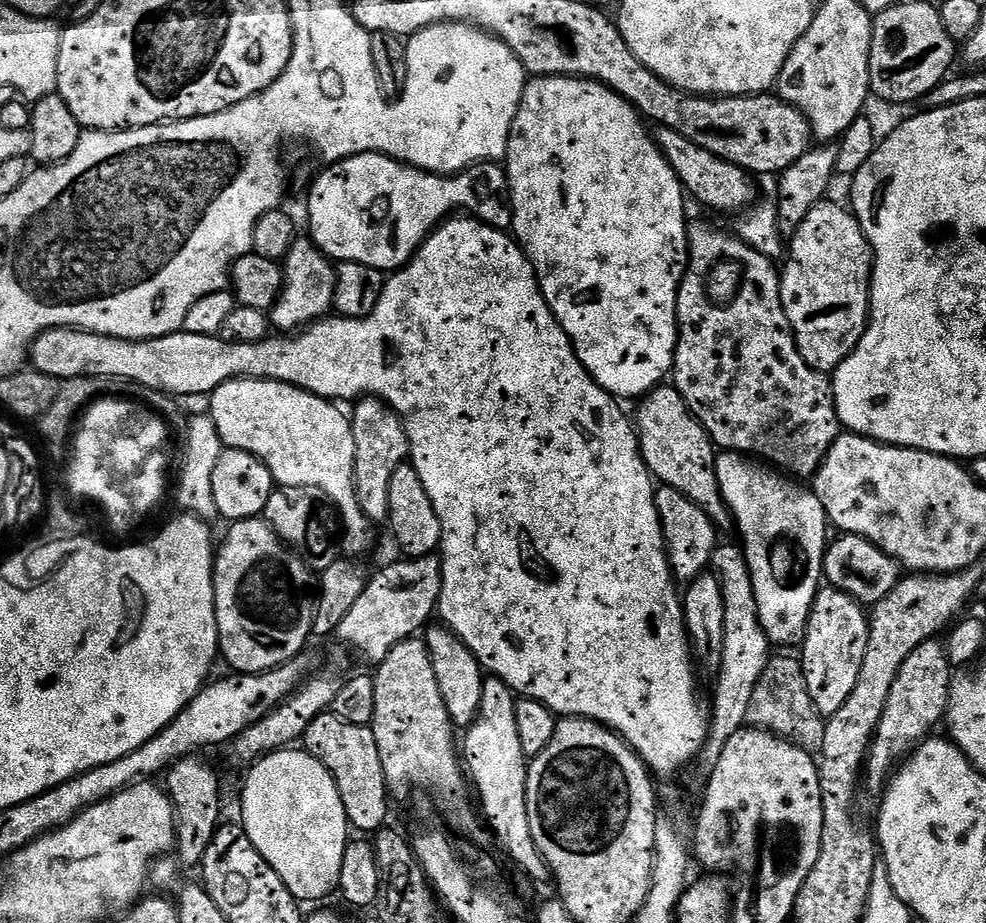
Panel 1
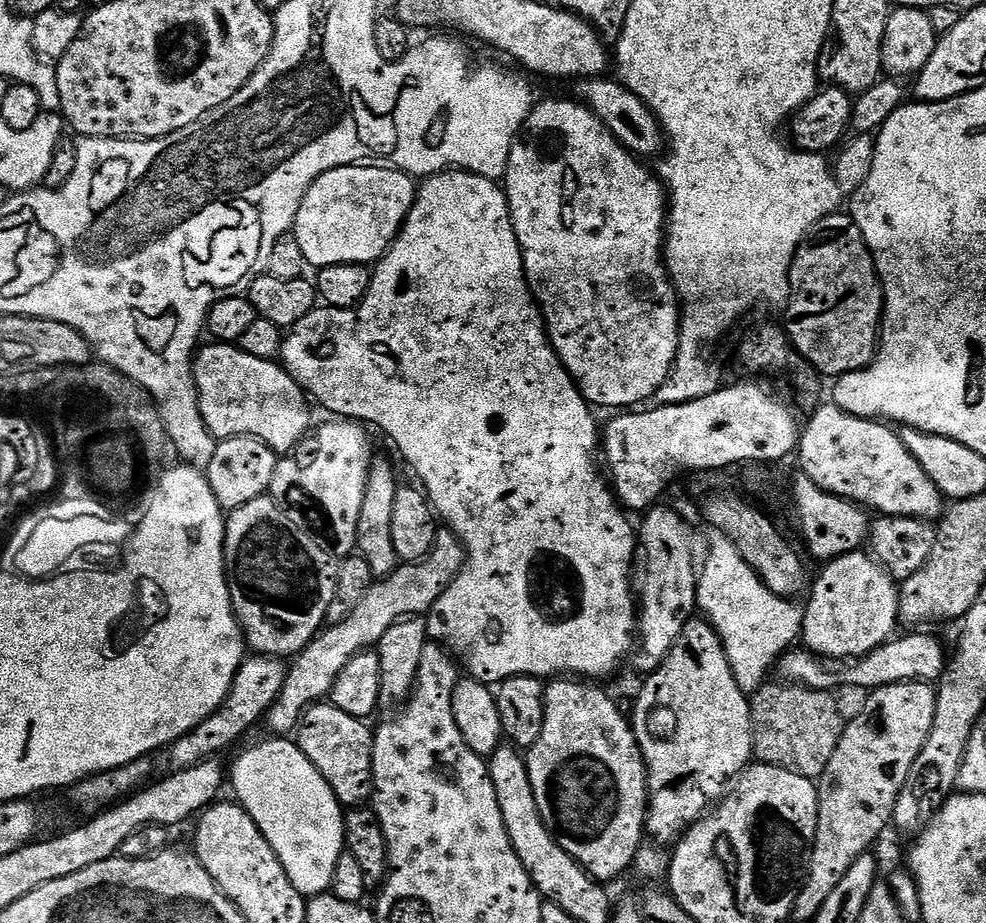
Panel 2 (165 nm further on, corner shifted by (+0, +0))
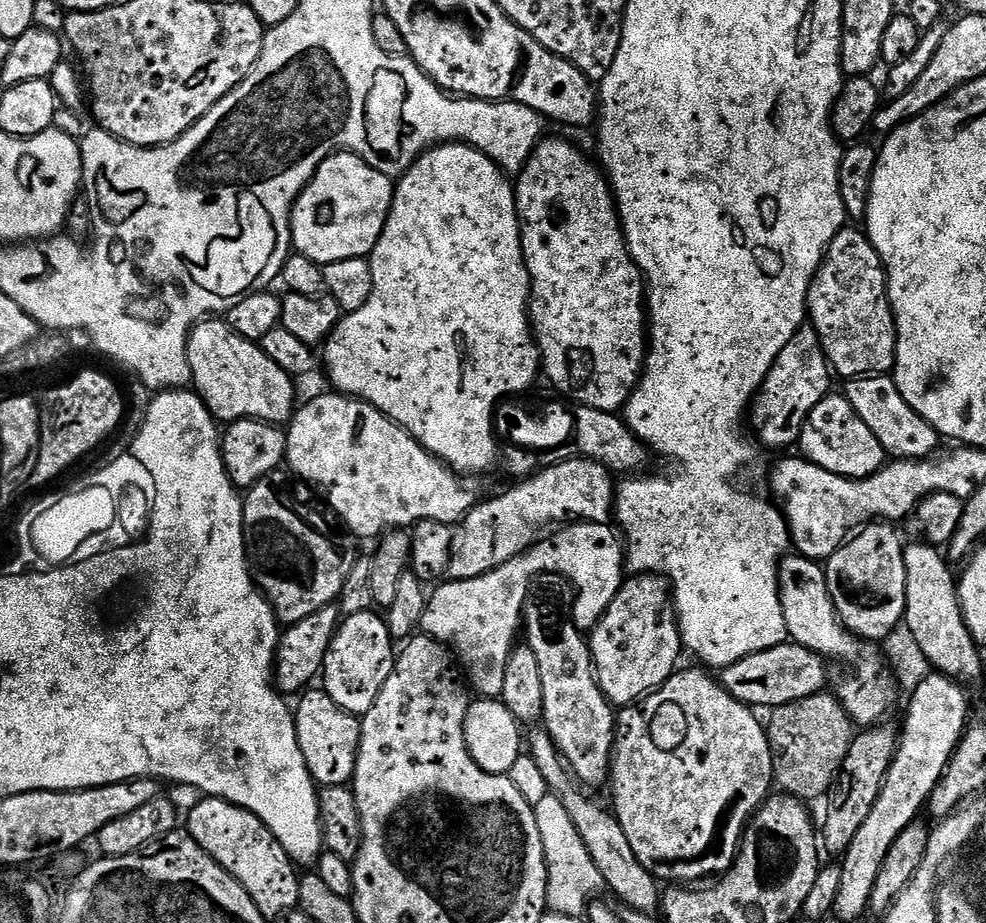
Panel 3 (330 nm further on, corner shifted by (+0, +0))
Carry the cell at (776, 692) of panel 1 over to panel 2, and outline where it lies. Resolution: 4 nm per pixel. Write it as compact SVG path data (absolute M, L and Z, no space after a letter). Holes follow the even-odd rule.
M765 682L757 692L751 693L752 706L752 746L754 756L759 763L773 764L791 772L797 772L809 778L823 777L830 758L844 733L846 716L840 713L840 704L832 692L819 692L813 688L804 688L800 684L787 682Z

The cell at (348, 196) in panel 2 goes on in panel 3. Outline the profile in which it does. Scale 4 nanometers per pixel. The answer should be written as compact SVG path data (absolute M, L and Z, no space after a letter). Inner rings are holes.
M343 150L325 158L292 206L292 248L321 266L346 258L371 257L392 209L393 177L374 170L362 157Z

